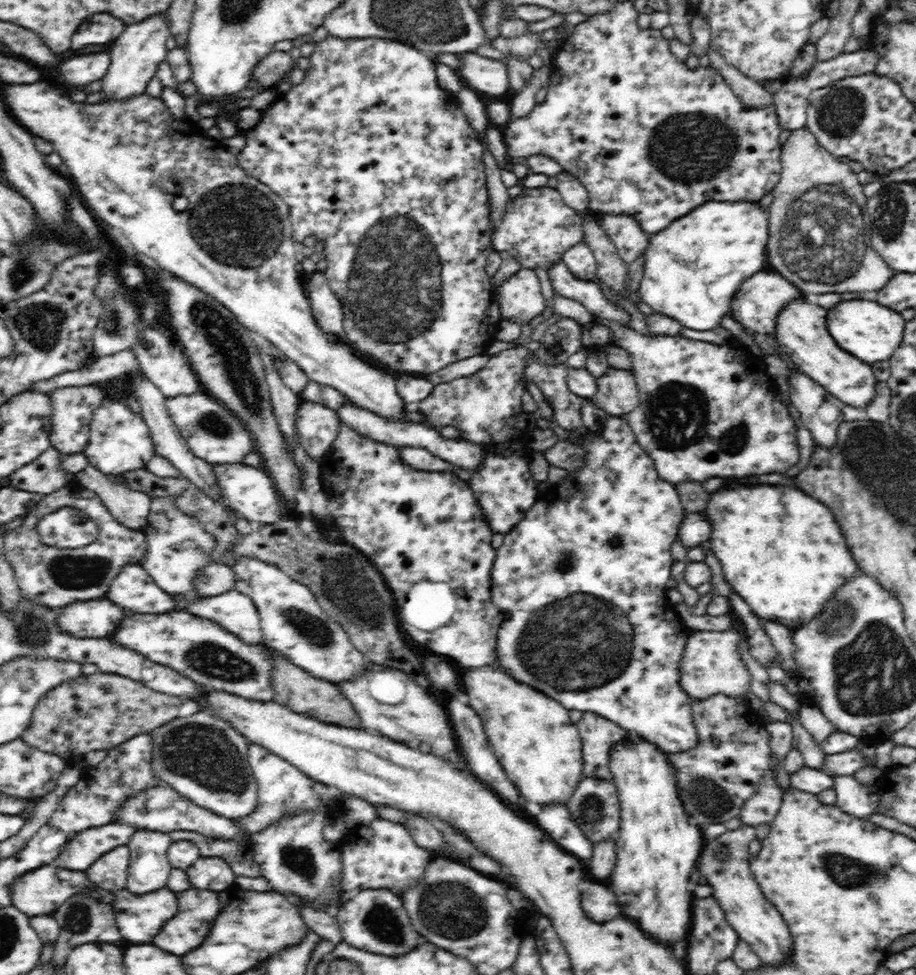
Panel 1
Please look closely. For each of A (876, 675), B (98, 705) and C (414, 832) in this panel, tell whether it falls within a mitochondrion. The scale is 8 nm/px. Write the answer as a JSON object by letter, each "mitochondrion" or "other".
{"A":"mitochondrion","B":"mitochondrion","C":"other"}

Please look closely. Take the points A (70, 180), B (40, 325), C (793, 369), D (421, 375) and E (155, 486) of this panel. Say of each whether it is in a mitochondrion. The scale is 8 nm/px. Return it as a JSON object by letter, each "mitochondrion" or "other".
{"A":"other","B":"mitochondrion","C":"other","D":"other","E":"other"}

